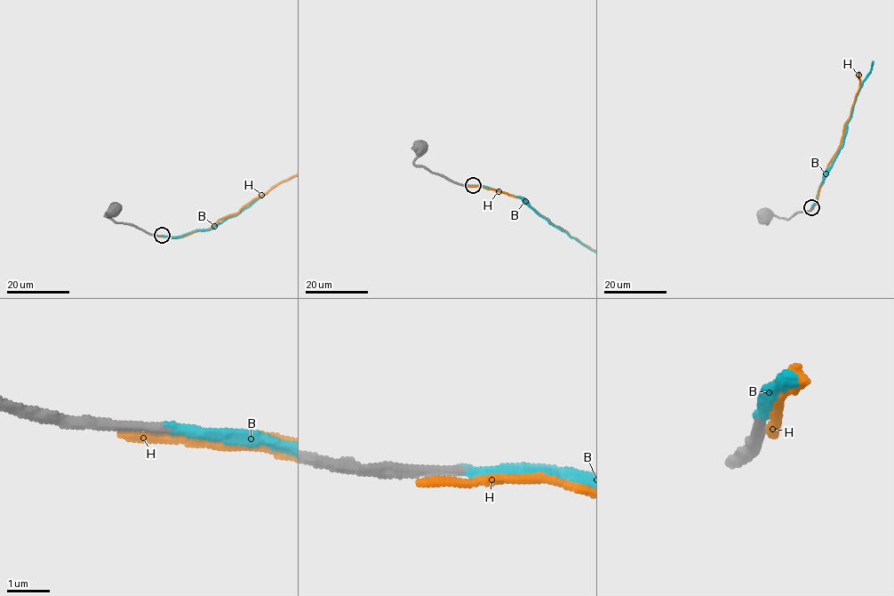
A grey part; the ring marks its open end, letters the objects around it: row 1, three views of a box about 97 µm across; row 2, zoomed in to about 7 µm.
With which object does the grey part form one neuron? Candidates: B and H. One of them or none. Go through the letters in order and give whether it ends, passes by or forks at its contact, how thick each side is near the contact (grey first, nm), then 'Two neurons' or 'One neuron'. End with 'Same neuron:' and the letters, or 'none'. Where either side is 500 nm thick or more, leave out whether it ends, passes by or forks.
B: It ends there. Thickness 240 nm (grey) against 260 nm. One neuron
H: It ends there. Thickness 300 nm (grey) against 220 nm. Two neurons
Same neuron: B

